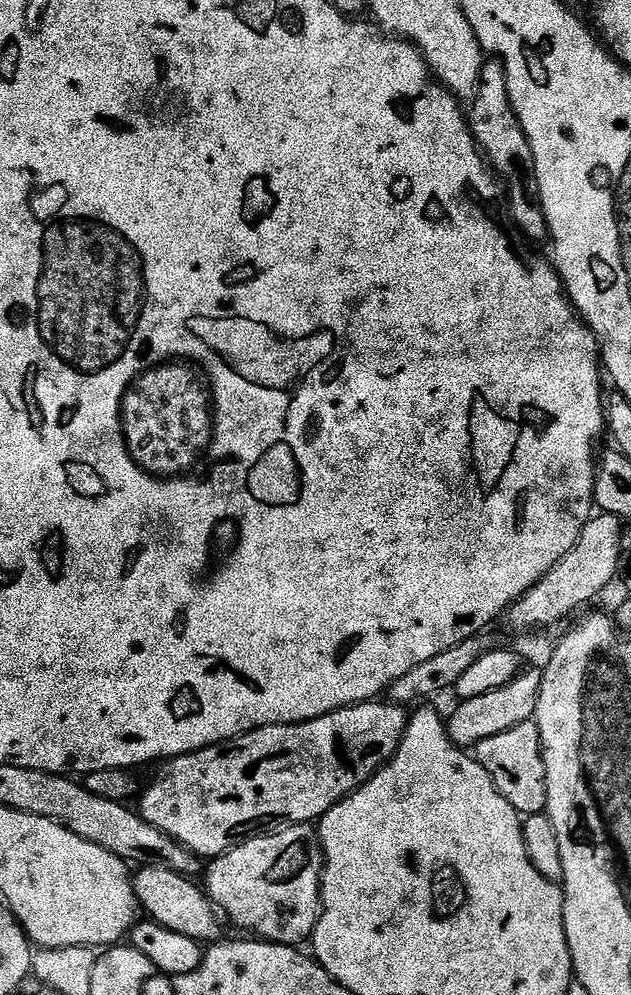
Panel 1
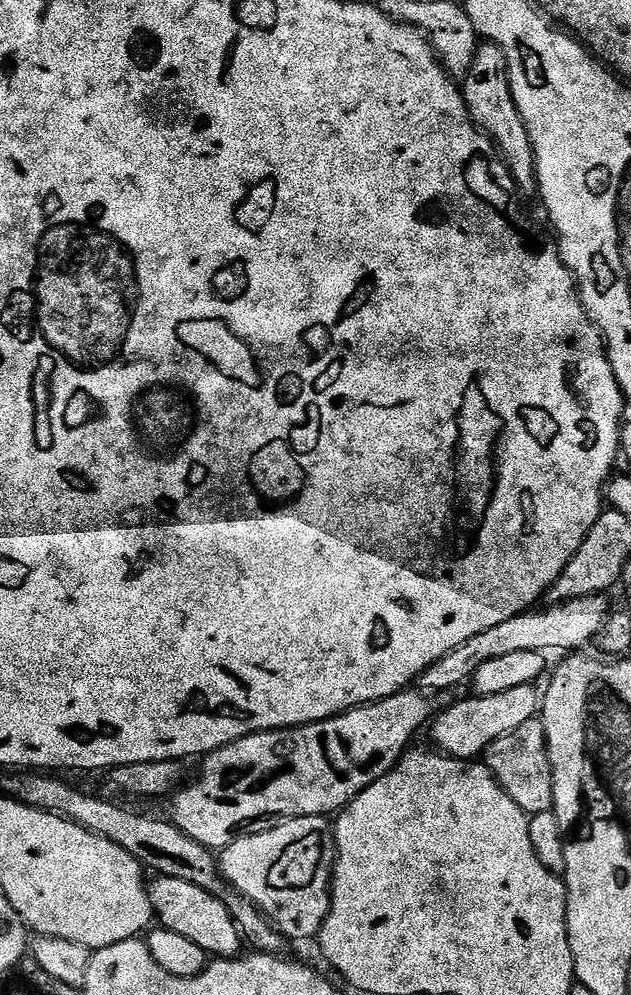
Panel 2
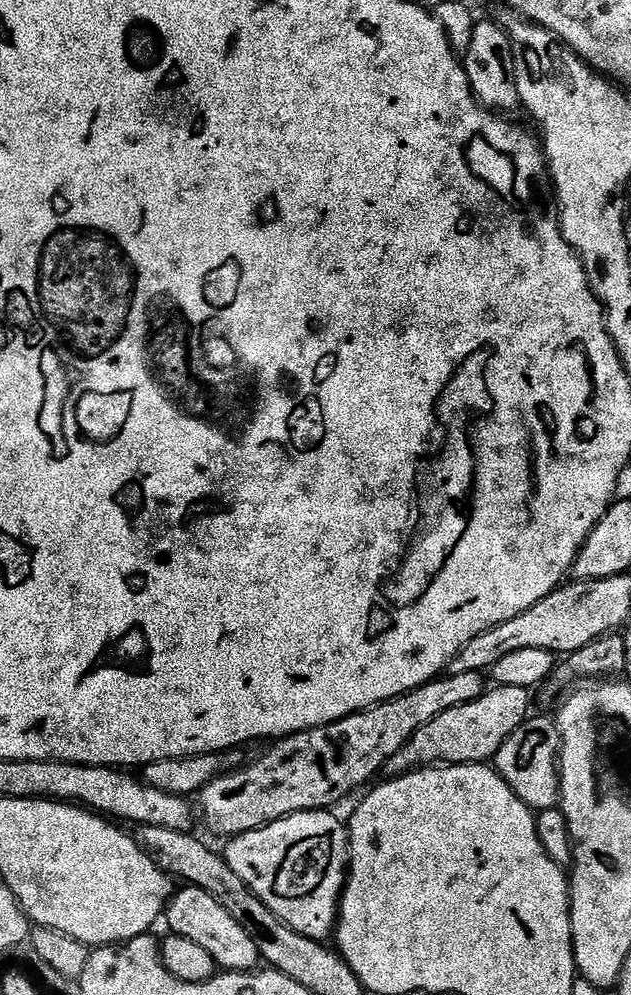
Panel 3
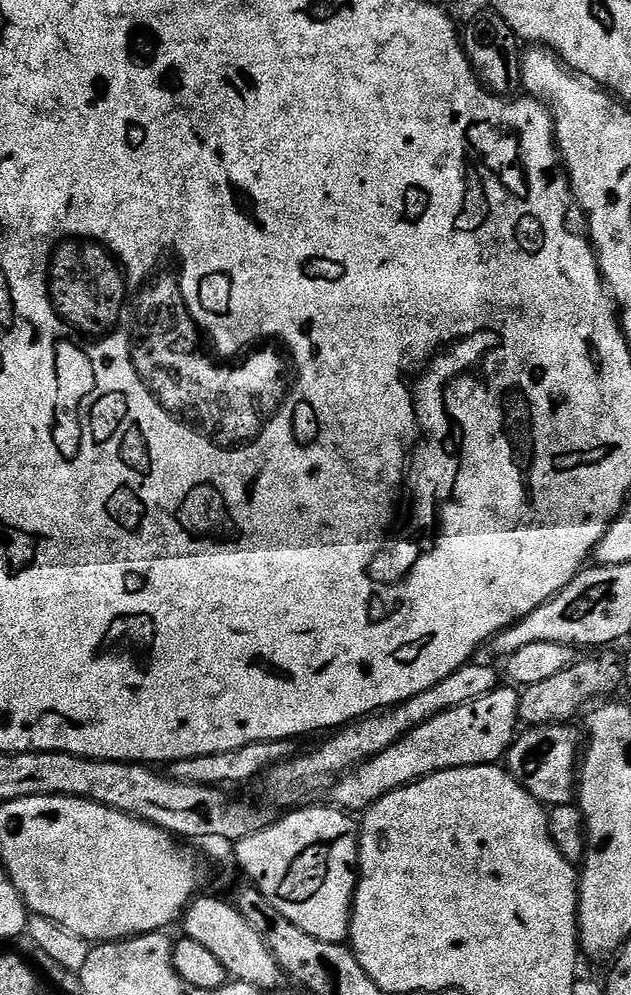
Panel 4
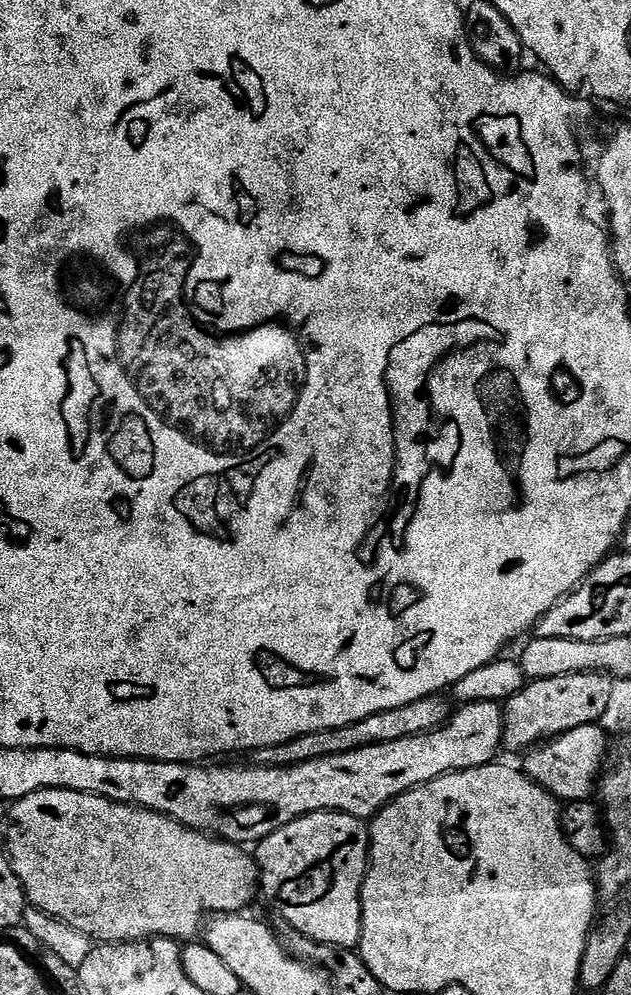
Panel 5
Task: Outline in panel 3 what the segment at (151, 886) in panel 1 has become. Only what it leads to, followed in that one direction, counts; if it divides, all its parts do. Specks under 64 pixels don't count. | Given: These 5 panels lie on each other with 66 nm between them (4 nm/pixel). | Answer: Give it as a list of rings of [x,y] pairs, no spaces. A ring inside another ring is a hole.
[[[191,886],[182,888],[181,892],[179,889],[168,901],[166,921],[172,927],[169,929],[175,935],[190,938],[190,942],[198,942],[198,946],[203,946],[221,969],[234,972],[253,971],[262,959],[250,934],[206,890]]]

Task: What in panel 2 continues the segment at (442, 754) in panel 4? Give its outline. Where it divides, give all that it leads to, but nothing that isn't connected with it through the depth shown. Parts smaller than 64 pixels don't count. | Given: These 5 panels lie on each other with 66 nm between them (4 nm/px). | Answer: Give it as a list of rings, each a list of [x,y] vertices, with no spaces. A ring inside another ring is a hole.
[[[531,684],[514,686],[514,690],[505,690],[503,694],[489,696],[469,695],[469,700],[457,699],[455,704],[449,704],[444,713],[437,715],[431,721],[432,740],[437,744],[443,755],[454,760],[475,761],[483,757],[495,740],[518,730],[522,722],[533,719],[538,712],[538,692]]]

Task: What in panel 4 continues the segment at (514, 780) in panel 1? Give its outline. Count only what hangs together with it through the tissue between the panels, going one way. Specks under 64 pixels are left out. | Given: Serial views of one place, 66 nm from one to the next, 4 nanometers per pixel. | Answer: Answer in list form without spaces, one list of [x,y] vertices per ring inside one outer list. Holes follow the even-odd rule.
[[[567,723],[525,727],[508,750],[508,773],[545,806],[573,803],[574,789],[578,784],[578,761],[582,756],[582,732],[572,727],[576,726]]]

